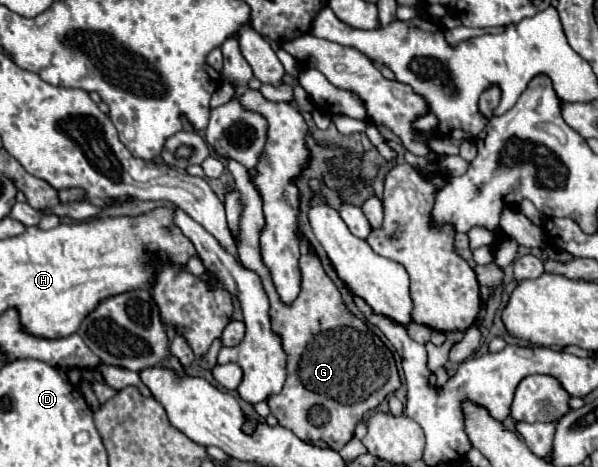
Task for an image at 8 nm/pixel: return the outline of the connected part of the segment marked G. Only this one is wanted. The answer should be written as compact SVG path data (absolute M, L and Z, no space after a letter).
M228 161L228 169L234 177L234 187L242 193L242 201L246 201L246 209L242 213L242 229L238 235L238 257L242 261L244 267L254 269L264 283L264 289L270 297L270 317L272 317L272 325L274 331L282 337L284 349L288 353L288 377L286 377L286 385L282 389L282 393L268 397L268 405L272 415L278 419L278 423L284 429L290 429L298 439L302 441L326 441L332 449L342 449L354 435L354 427L356 423L364 417L364 413L376 409L390 393L394 393L396 389L400 389L400 377L396 371L396 363L394 357L390 353L390 349L380 341L380 337L376 337L370 327L354 317L346 305L342 303L342 295L338 291L338 287L330 281L330 277L326 275L322 263L318 261L318 257L310 257L310 255L300 255L300 293L298 297L288 305L282 303L280 295L276 293L276 287L272 283L270 271L262 261L260 255L260 233L266 225L264 221L264 211L262 211L262 199L256 191L256 187L252 185L246 169L242 169L242 165L238 165L236 161Z

